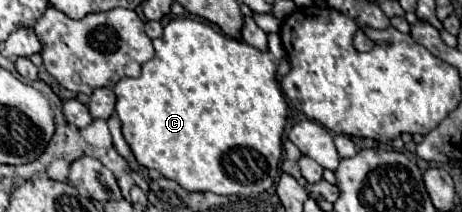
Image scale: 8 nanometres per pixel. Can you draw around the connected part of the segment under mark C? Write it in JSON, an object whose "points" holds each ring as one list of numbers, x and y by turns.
{"points":[[179,17,169,21,163,27,163,35,159,39,153,39,155,57,147,61,141,67,141,75,137,79,121,79,113,93,117,97,115,111,121,119,121,131,125,141,129,143,135,159,139,165,147,169,157,169,163,177,179,183,187,191,211,191,217,195,251,195,251,193,263,193,275,185,275,179,279,177,279,163,281,163,281,135,287,121,287,103,281,93,281,87,275,79,277,63,273,61,269,51,259,51,239,39,227,37,221,31,217,31,213,25,189,17]]}

